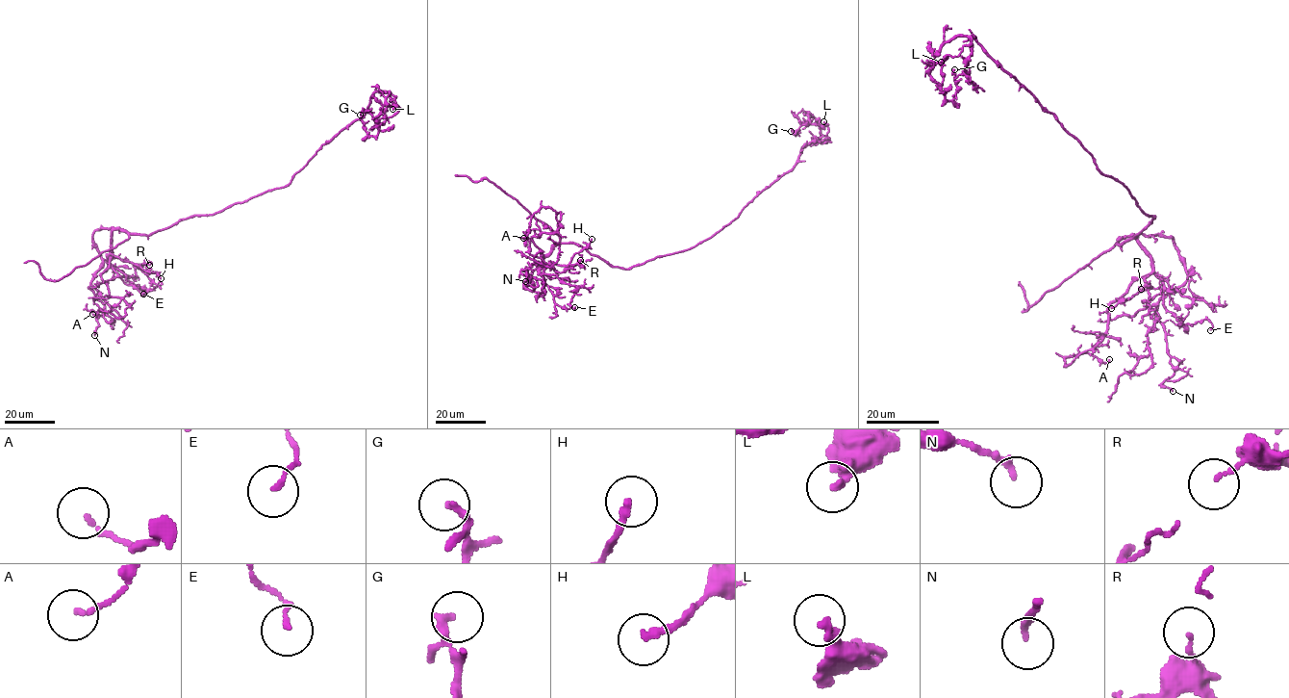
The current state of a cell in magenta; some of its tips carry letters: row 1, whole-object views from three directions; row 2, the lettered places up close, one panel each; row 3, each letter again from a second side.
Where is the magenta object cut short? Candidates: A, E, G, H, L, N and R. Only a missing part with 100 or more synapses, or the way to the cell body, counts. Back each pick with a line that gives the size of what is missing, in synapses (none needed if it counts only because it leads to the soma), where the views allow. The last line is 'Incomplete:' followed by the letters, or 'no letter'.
Incomplete: no letter

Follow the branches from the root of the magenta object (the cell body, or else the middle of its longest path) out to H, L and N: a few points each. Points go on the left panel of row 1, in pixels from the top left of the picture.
H: (230, 206), (180, 219), (149, 235), (113, 231), (113, 254), (161, 278)
L: (230, 206), (289, 184), (322, 144), (365, 114), (376, 91), (389, 91), (393, 96), (397, 106), (392, 109)
N: (230, 206), (149, 235), (96, 230), (102, 265), (89, 288), (106, 314), (96, 317), (94, 335)

